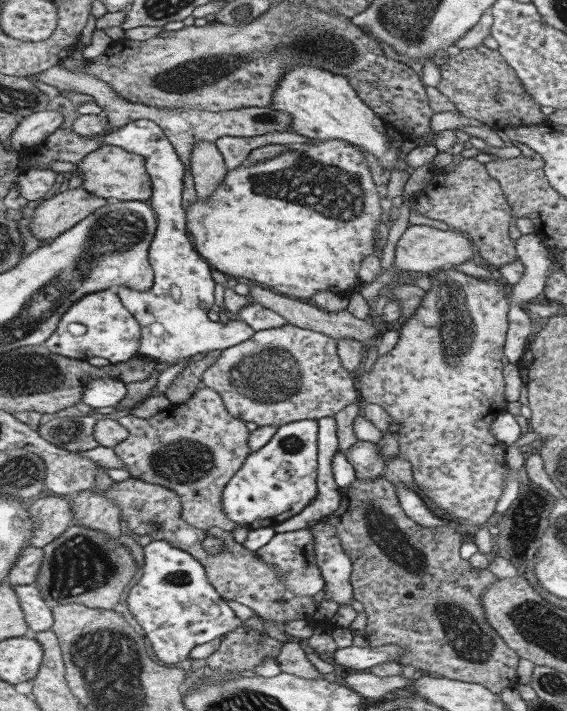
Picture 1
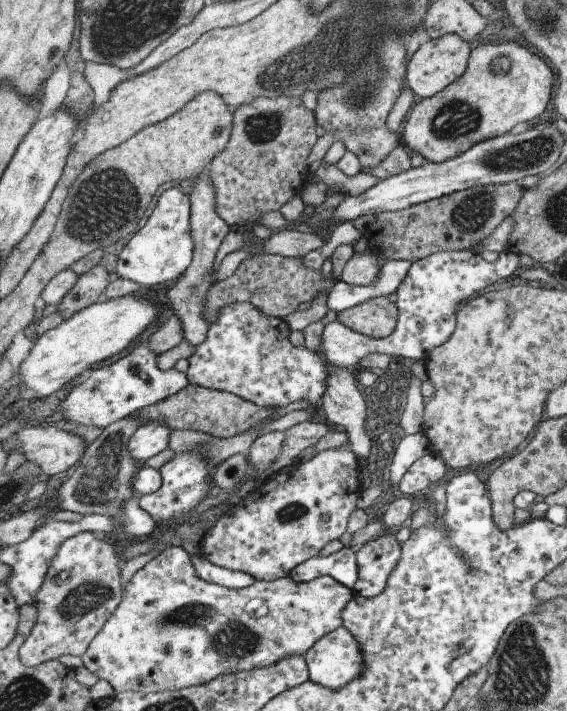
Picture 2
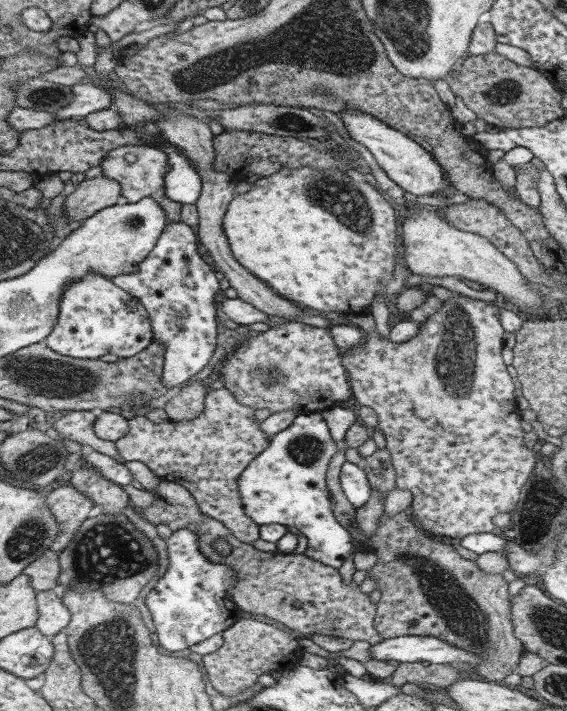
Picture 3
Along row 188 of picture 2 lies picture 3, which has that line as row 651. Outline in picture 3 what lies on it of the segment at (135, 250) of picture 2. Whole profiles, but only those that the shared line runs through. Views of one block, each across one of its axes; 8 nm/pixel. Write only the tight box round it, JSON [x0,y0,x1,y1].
[143,527,241,652]

